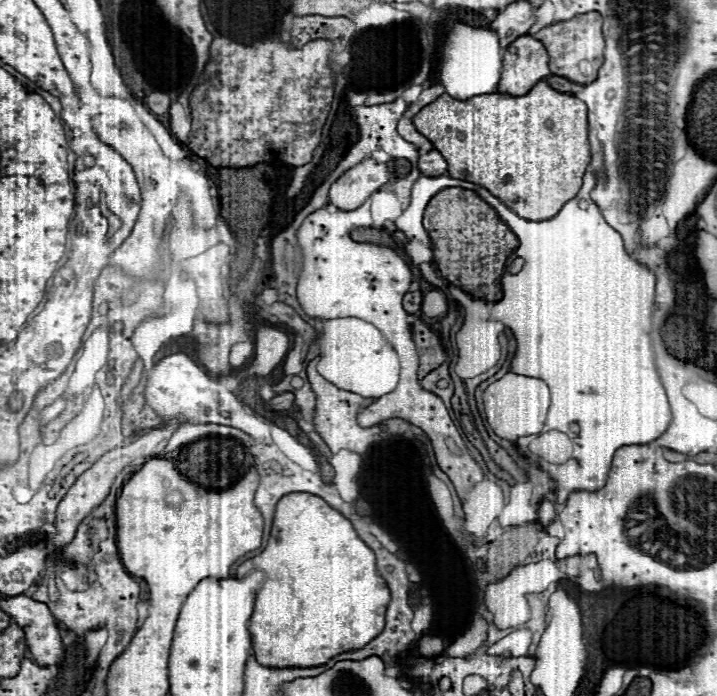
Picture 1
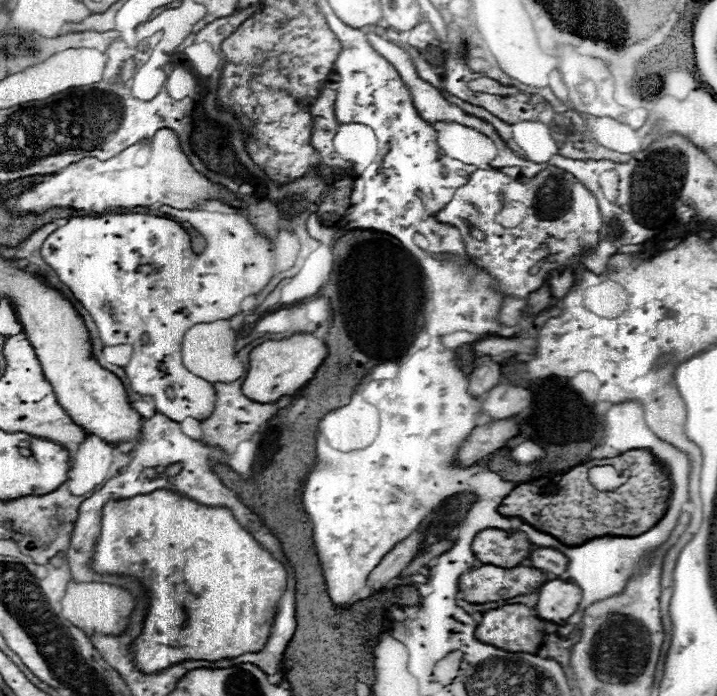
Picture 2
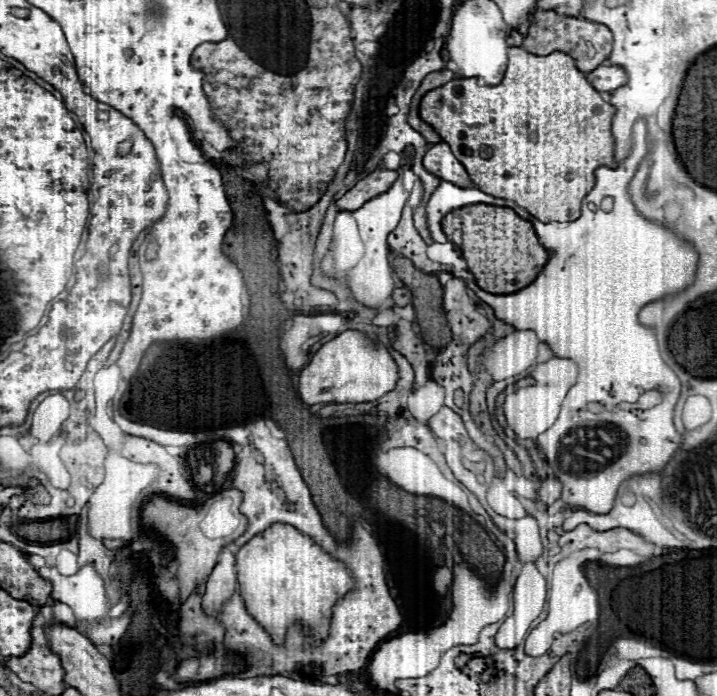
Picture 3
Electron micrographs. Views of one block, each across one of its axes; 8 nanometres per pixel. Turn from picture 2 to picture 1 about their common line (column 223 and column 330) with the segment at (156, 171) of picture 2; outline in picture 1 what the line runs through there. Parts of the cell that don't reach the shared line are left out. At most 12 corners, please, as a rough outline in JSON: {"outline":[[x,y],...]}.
{"outline":[[362,160],[330,186],[330,204],[362,206],[390,172]]}

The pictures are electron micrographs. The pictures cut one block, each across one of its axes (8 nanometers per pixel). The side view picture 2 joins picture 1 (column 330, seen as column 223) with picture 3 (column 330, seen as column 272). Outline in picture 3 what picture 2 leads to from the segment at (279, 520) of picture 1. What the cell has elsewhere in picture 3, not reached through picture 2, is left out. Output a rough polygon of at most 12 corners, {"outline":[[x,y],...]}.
{"outline":[[288,524],[244,544],[248,612],[284,642],[326,636],[344,564]]}

